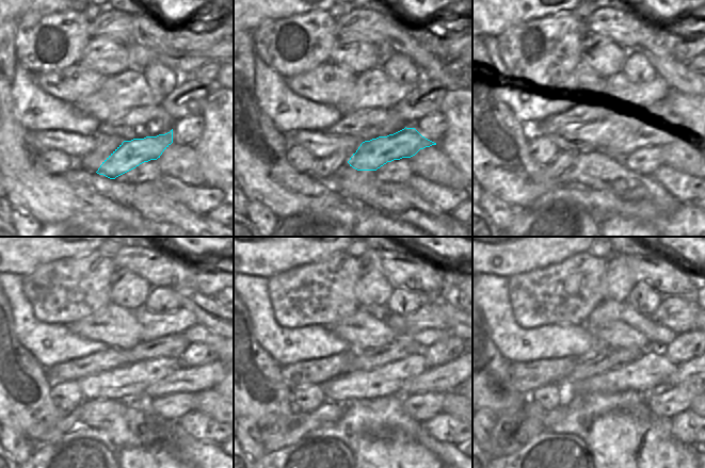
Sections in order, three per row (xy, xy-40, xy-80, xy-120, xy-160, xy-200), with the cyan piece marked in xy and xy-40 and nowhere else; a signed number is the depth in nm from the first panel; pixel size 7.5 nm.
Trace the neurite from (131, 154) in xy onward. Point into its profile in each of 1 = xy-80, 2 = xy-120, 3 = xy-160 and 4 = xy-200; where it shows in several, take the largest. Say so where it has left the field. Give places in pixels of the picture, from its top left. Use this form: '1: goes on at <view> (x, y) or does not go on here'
1: goes on at xy-80 (652, 140)
2: goes on at xy-120 (206, 377)
3: goes on at xy-160 (447, 377)
4: goes on at xy-200 (689, 370)

